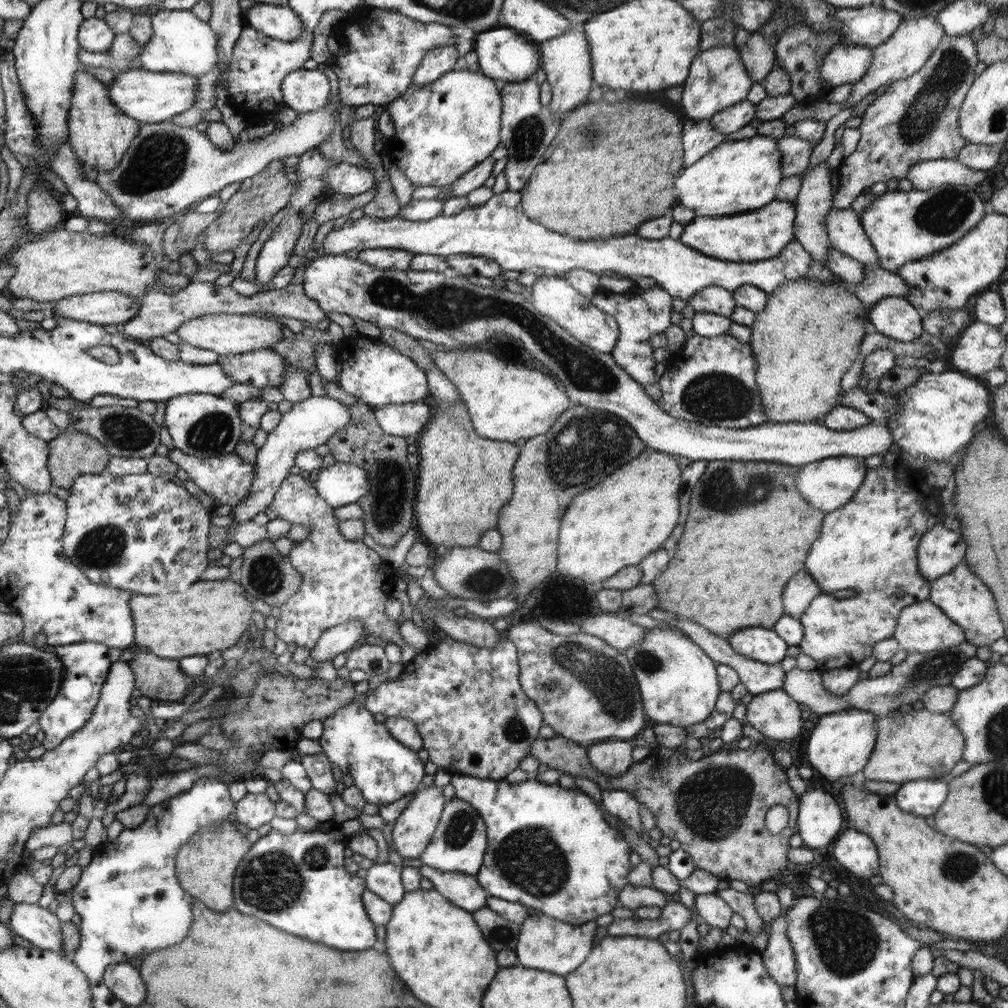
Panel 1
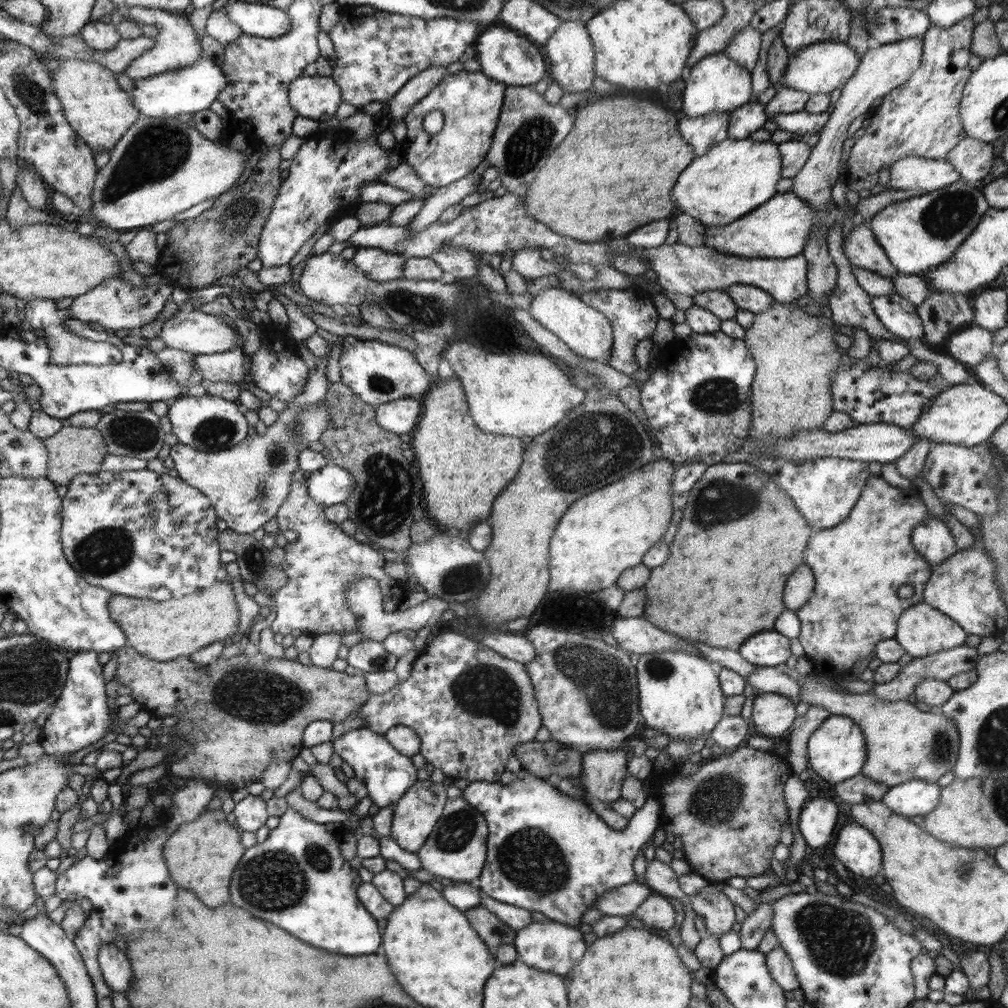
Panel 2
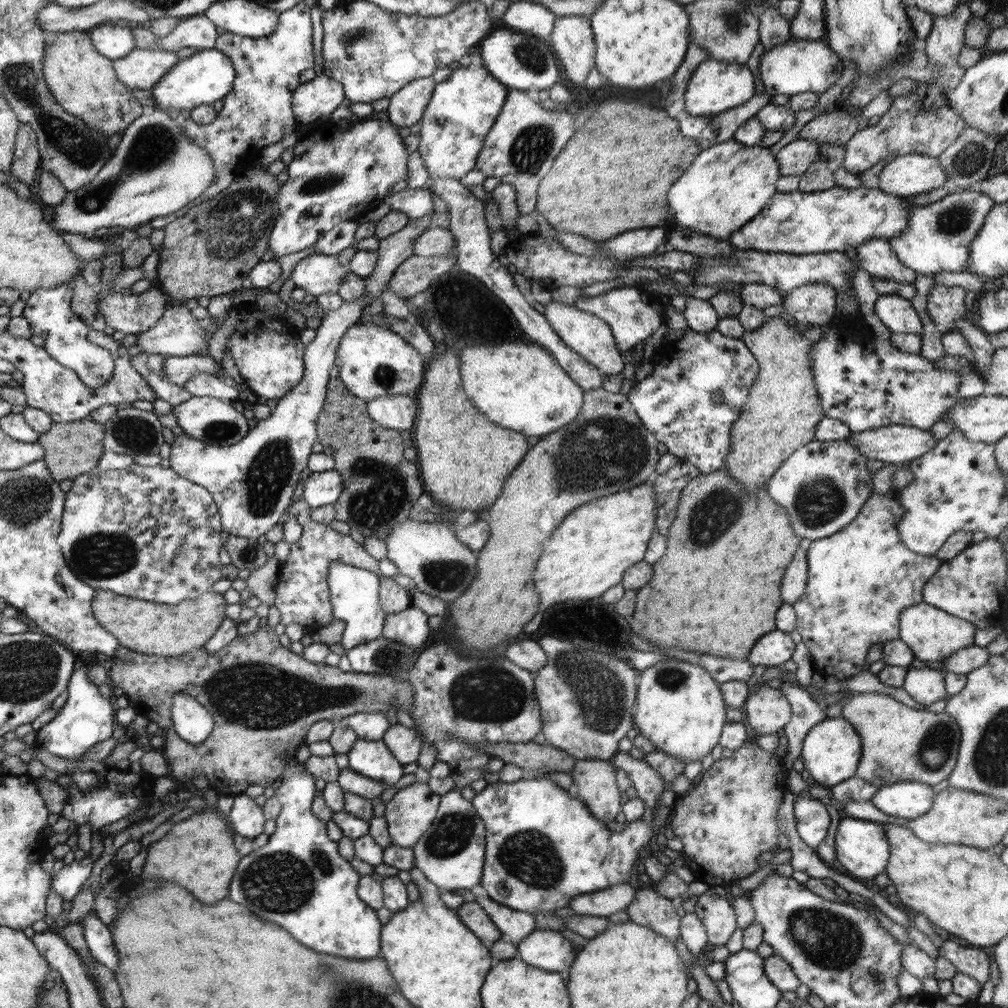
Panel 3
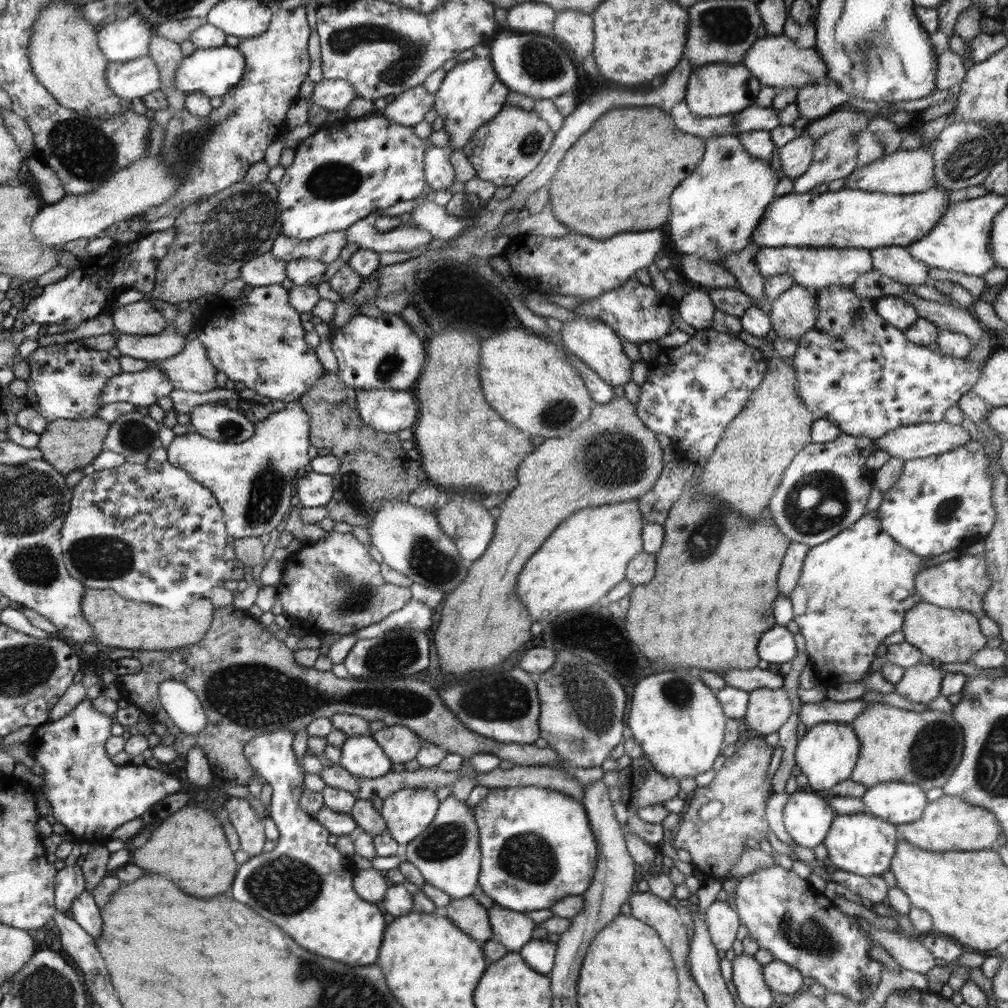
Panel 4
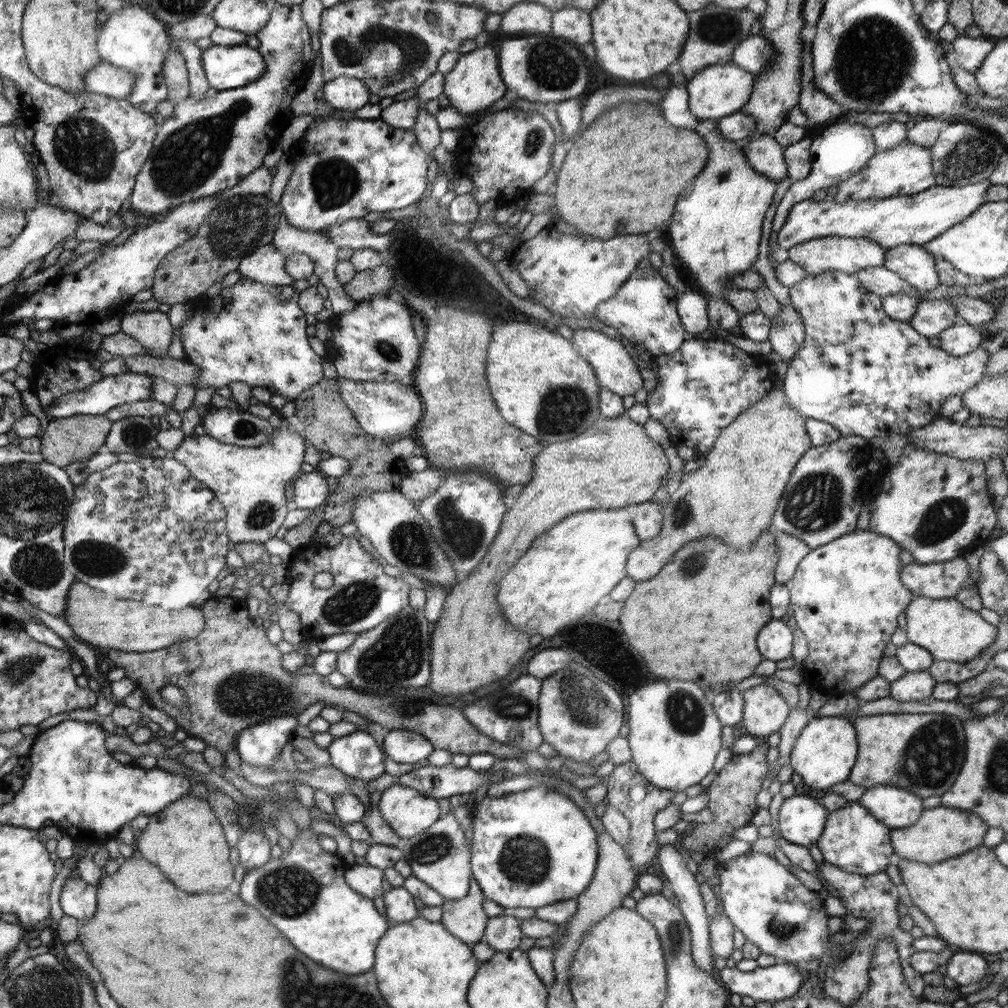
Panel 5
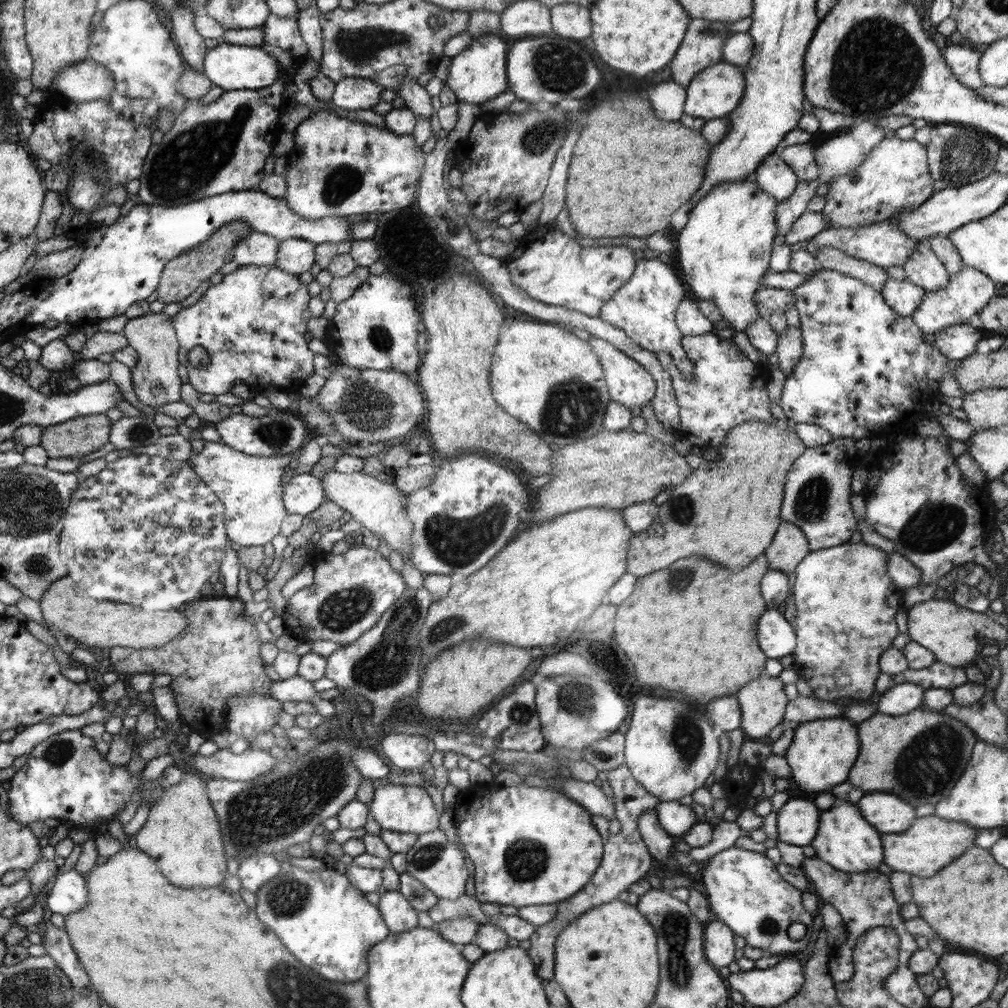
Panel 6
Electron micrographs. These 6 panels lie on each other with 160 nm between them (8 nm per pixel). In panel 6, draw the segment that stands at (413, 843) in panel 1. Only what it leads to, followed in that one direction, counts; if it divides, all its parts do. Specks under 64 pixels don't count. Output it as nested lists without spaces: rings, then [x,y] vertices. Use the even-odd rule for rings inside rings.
[[[385,784],[374,791],[374,798],[369,806],[372,818],[384,830],[404,834],[424,835],[439,829],[438,820],[442,814],[435,802],[432,802],[429,791],[419,786]]]

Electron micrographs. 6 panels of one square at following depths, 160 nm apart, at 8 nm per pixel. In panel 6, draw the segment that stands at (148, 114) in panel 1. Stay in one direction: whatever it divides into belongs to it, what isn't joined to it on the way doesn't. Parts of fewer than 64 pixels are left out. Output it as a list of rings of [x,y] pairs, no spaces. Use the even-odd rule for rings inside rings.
[[[220,42],[206,53],[203,69],[208,80],[225,91],[261,89],[273,85],[278,79],[284,79],[286,82],[286,76],[280,74],[278,61],[261,46],[238,46]]]

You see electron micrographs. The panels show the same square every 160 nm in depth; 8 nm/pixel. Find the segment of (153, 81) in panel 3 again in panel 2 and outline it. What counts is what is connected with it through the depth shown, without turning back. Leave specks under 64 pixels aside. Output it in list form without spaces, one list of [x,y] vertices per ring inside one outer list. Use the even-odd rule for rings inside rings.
[[[116,6],[126,20],[132,20],[140,25],[146,24],[154,26],[160,32],[156,45],[138,59],[134,59],[124,73],[130,75],[132,79],[148,78],[166,71],[186,68],[197,64],[203,56],[204,49],[200,46],[200,41],[196,30],[188,22],[188,18],[158,9],[142,8],[140,6]]]

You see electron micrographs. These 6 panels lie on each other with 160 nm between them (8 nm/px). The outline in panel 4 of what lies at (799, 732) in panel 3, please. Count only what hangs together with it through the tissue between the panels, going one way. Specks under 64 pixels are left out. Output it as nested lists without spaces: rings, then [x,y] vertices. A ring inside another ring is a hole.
[[[829,699],[820,703],[802,702],[802,706],[798,710],[799,724],[802,731],[824,722],[850,724],[860,712],[868,710],[868,706],[870,706],[870,703],[860,699],[850,700],[849,702],[834,702]]]

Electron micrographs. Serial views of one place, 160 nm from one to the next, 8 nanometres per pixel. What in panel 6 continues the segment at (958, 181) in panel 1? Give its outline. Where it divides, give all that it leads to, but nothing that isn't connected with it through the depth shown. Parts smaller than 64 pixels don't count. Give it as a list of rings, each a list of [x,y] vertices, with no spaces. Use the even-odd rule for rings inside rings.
[[[896,136],[882,139],[866,160],[848,174],[828,182],[830,190],[822,211],[829,228],[862,228],[892,218],[894,213],[915,209],[935,191],[935,182],[929,171],[927,150],[914,139],[902,140]]]

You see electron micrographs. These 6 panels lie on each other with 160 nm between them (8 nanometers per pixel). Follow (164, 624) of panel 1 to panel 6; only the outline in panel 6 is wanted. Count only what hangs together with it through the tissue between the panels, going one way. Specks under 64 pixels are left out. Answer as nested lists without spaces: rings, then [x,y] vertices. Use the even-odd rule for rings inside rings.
[[[68,576],[53,582],[39,603],[46,622],[54,624],[79,645],[86,644],[89,648],[157,648],[178,638],[189,624],[182,611],[151,611],[119,602],[98,601],[83,594]]]

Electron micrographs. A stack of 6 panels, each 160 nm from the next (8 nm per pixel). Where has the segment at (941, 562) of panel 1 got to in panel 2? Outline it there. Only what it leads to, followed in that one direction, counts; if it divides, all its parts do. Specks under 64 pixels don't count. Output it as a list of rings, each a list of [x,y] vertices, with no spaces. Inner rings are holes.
[[[930,513],[924,522],[912,529],[911,541],[918,554],[931,566],[944,562],[959,551],[946,523]]]

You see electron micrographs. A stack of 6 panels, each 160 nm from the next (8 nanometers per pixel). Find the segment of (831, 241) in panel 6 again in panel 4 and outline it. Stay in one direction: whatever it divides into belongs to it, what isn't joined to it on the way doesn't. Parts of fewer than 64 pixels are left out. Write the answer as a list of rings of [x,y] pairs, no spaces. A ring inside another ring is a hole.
[[[762,247],[758,250],[754,261],[756,261],[756,267],[758,267],[760,274],[764,278],[766,276],[778,276],[779,274],[789,273],[796,285],[806,289],[826,289],[830,285],[852,287],[860,274],[870,272],[873,269],[870,250],[854,248],[800,249],[796,247],[781,247],[780,249],[772,249]]]

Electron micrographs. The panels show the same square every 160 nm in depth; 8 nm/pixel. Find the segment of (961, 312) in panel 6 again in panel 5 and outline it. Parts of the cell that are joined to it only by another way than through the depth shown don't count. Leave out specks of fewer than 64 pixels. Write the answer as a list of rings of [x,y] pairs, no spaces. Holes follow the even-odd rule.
[[[950,298],[943,300],[922,300],[918,303],[914,316],[908,321],[910,326],[926,338],[938,337],[960,318],[951,304]]]

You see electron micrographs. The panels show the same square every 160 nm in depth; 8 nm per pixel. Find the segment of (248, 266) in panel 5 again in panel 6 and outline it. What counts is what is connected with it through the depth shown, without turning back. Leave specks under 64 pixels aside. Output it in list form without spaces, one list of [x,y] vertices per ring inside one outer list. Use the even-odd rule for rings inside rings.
[[[257,231],[248,233],[234,245],[234,259],[239,266],[276,266],[280,241]]]

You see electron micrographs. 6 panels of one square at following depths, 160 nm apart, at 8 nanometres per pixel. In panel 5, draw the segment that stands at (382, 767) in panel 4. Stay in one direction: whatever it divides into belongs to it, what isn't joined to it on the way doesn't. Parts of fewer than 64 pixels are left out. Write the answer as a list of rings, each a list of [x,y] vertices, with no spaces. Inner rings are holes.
[[[359,730],[342,738],[334,738],[326,750],[330,753],[332,766],[352,779],[374,780],[385,774],[384,754],[374,736],[365,731]]]

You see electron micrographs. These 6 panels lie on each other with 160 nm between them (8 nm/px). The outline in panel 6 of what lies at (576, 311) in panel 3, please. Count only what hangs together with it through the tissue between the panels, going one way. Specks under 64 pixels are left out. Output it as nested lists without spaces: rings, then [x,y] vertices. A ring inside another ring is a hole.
[[[596,337],[587,341],[600,358],[611,400],[630,410],[649,404],[656,390],[654,377],[608,341]]]

